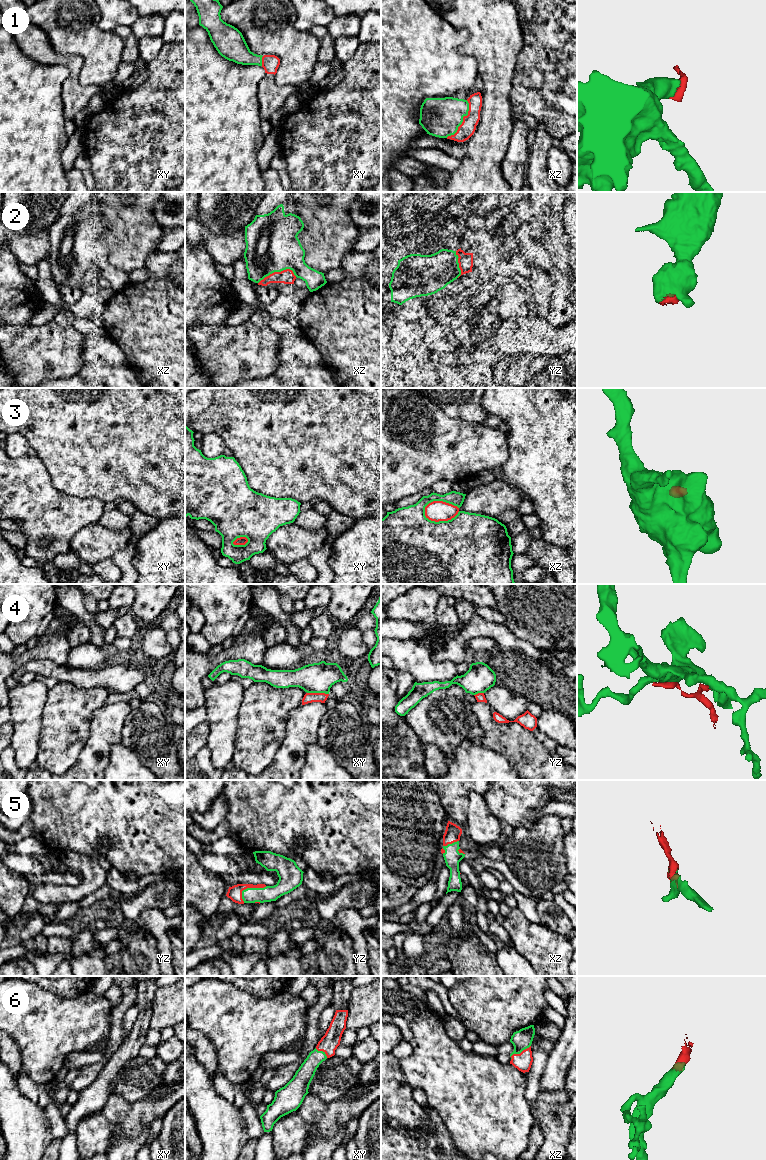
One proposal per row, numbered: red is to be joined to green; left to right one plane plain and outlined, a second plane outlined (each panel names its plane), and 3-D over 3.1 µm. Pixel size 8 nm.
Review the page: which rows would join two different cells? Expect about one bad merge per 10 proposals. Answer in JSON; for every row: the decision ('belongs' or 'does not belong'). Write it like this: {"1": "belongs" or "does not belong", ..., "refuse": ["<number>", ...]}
{"1": "belongs", "2": "belongs", "3": "does not belong", "4": "does not belong", "5": "belongs", "6": "belongs", "refuse": ["3", "4"]}

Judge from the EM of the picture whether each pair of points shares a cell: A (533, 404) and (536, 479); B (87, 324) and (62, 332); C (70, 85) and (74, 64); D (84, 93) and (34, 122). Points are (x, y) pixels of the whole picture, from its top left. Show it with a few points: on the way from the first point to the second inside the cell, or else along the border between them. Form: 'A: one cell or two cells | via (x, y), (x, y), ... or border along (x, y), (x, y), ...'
A: one cell | via (536, 423), (536, 460)
B: two cells | border along (74, 316), (73, 326), (83, 335)
C: one cell | via (72, 80), (74, 69)
D: two cells | border along (63, 81), (61, 100), (62, 111), (65, 117)

